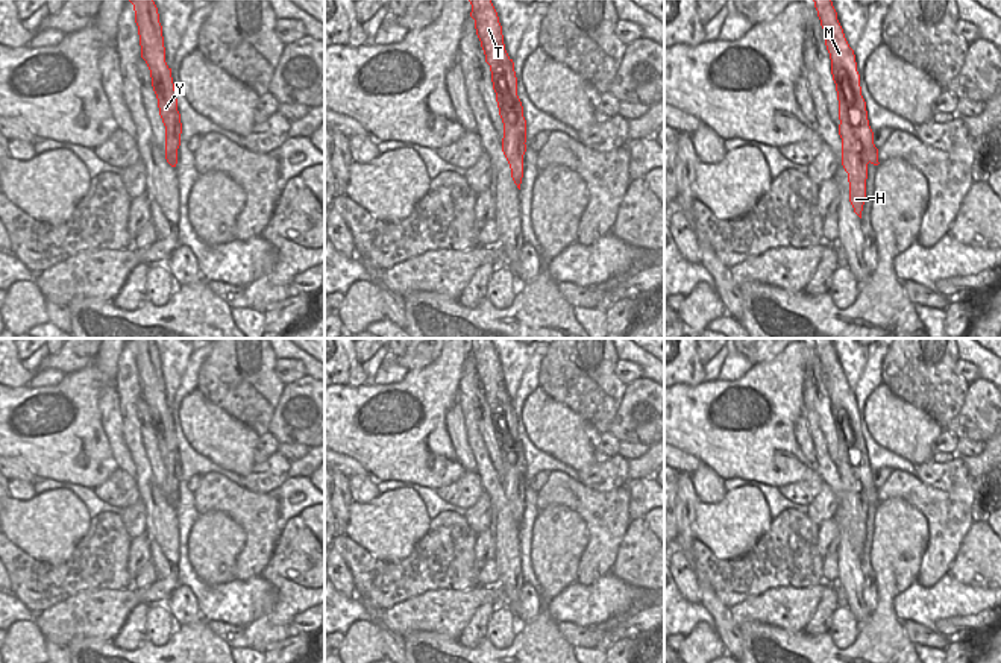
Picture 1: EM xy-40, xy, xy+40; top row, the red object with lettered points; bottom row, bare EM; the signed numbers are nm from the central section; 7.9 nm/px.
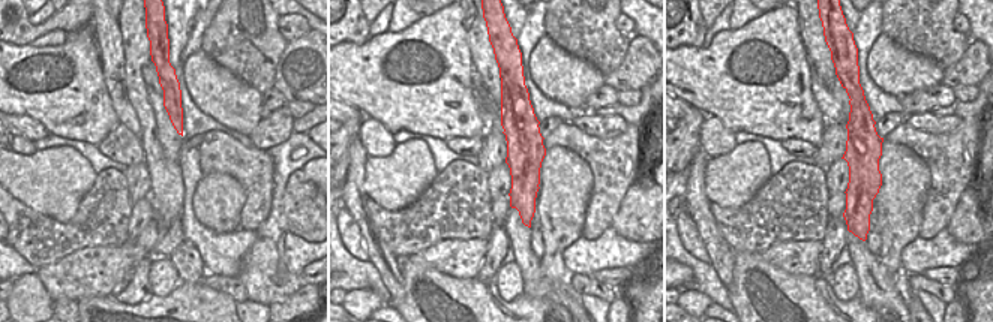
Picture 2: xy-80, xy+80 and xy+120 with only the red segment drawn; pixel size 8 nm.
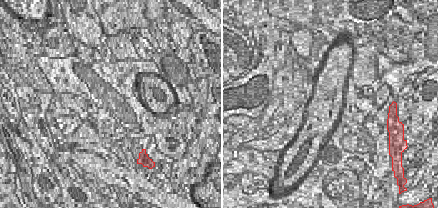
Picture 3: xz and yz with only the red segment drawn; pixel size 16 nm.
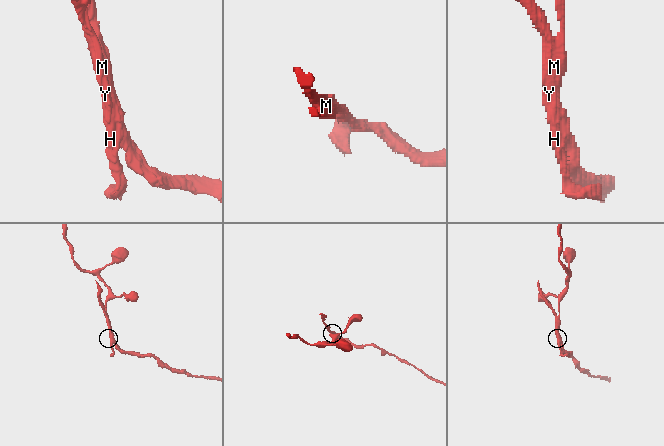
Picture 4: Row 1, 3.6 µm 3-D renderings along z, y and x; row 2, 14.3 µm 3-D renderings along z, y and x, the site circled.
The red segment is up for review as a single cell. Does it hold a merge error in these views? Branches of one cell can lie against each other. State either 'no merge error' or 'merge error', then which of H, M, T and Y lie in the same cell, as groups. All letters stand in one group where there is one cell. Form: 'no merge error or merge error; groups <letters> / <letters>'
merge error; groups H T Y / M

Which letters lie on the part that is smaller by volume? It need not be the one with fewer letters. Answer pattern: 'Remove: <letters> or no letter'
Remove: H, T, Y

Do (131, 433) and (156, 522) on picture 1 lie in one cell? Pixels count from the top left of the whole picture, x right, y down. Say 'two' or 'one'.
one

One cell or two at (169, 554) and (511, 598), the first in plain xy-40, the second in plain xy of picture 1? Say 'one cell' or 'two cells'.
one cell

